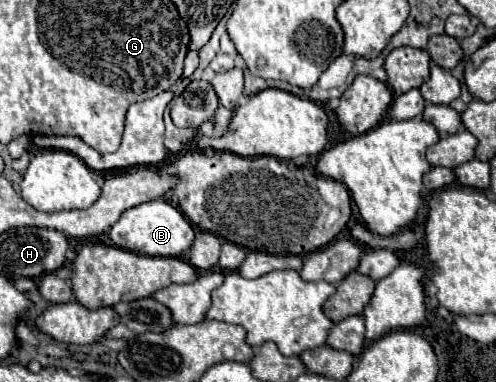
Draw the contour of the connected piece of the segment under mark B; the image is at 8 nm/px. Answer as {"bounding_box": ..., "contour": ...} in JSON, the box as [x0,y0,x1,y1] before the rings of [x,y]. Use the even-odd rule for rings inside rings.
{"bounding_box":[109,200,195,256],"contour":[[[151,200],[123,212],[119,222],[111,228],[109,236],[119,248],[147,256],[183,256],[195,240],[195,232],[189,220],[165,200]]]}

